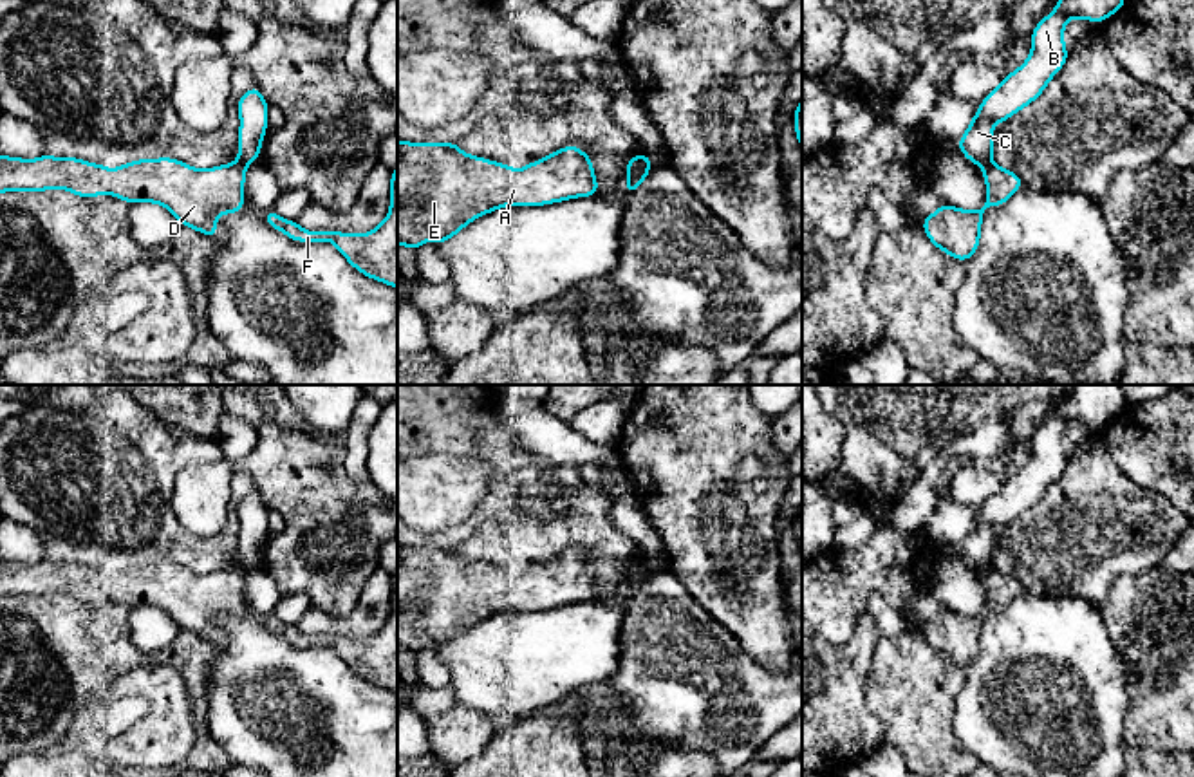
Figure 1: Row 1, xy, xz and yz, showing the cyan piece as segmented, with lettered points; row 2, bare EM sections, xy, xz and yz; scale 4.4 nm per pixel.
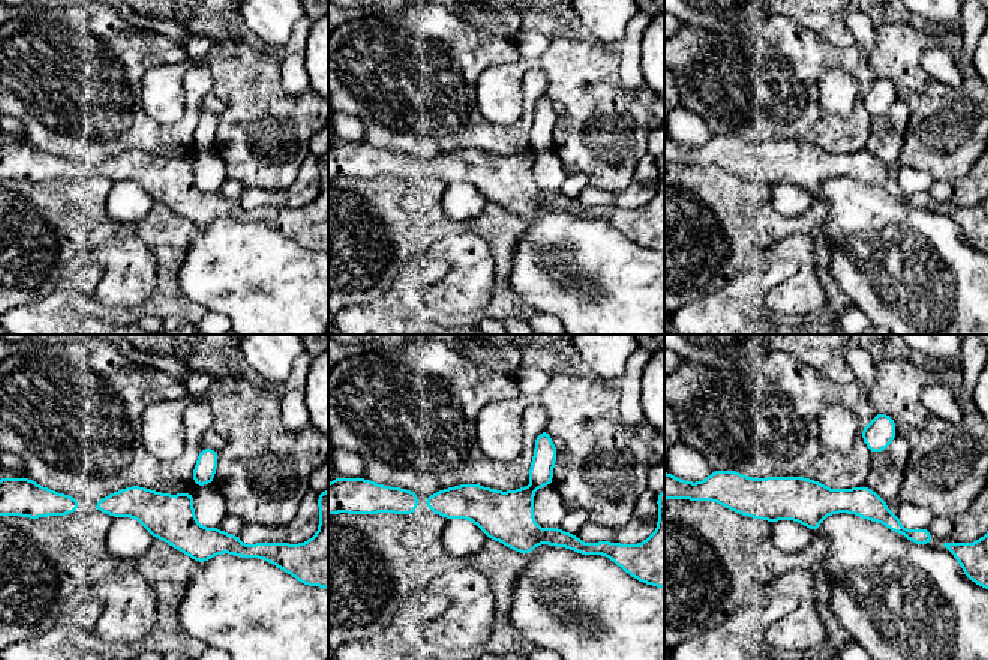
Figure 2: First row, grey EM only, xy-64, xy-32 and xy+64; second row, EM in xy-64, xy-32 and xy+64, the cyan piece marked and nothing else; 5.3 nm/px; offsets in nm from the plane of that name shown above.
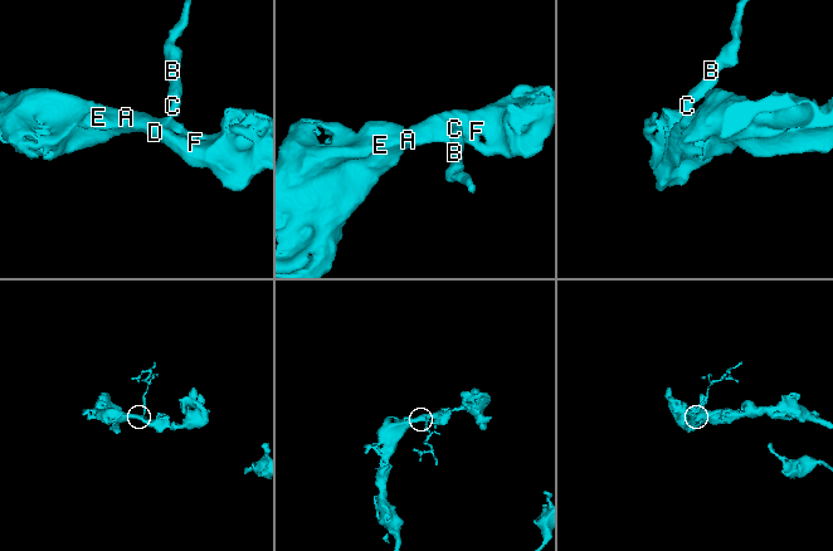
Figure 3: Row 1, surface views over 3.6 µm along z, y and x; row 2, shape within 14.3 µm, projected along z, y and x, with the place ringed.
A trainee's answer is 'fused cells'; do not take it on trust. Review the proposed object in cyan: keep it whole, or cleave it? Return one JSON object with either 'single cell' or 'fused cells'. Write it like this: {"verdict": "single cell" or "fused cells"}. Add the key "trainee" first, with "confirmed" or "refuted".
{"trainee": "confirmed", "verdict": "fused cells"}

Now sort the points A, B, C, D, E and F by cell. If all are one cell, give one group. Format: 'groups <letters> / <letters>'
groups A D E F / B C

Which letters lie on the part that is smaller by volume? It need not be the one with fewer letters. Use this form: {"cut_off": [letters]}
{"cut_off": ["B", "C"]}

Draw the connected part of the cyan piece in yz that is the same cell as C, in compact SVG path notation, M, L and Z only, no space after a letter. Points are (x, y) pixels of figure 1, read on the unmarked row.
M1071 385L1057 412L1031 437L1031 459L1003 488L988 497L957 553L977 571L992 567L993 529L1035 506L1049 484L1064 472L1064 428L1073 423L1105 426L1125 410L1122 385Z

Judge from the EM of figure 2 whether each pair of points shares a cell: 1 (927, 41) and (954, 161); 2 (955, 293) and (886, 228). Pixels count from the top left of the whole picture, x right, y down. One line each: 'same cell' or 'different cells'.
1: same cell
2: same cell

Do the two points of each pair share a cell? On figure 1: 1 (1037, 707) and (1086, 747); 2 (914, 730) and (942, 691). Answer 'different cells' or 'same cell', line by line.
1: same cell
2: same cell

